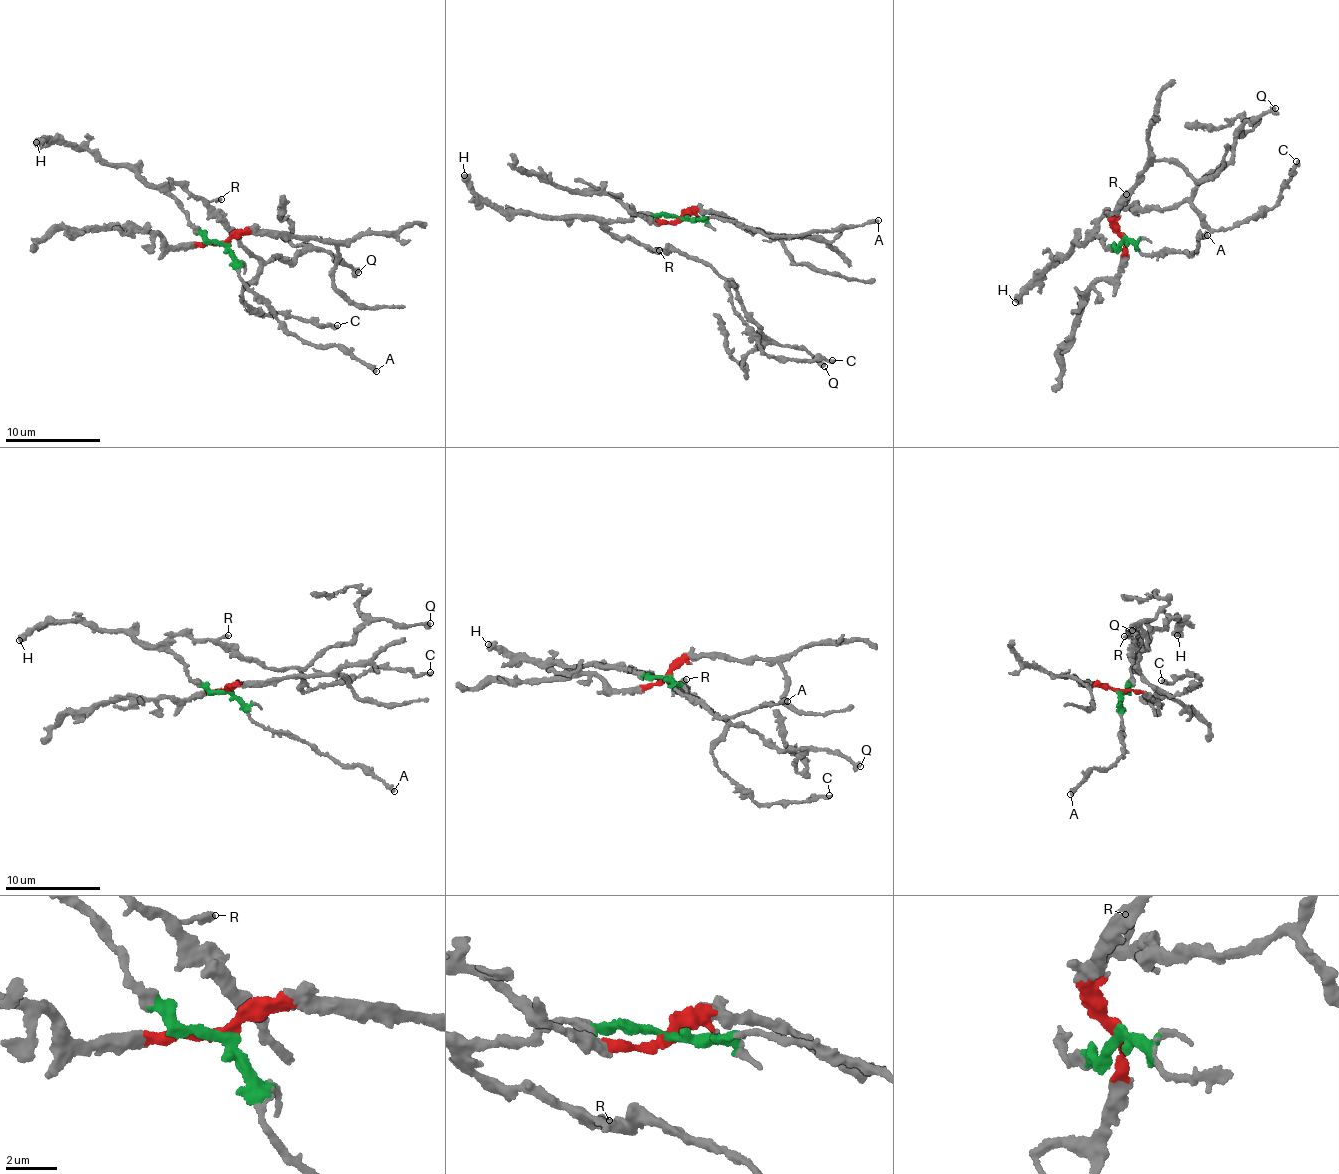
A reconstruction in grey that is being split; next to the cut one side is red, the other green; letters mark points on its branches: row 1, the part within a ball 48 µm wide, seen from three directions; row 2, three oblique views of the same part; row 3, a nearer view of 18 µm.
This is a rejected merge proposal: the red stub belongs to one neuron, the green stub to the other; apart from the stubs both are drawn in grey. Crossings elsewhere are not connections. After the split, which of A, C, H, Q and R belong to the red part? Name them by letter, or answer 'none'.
none

